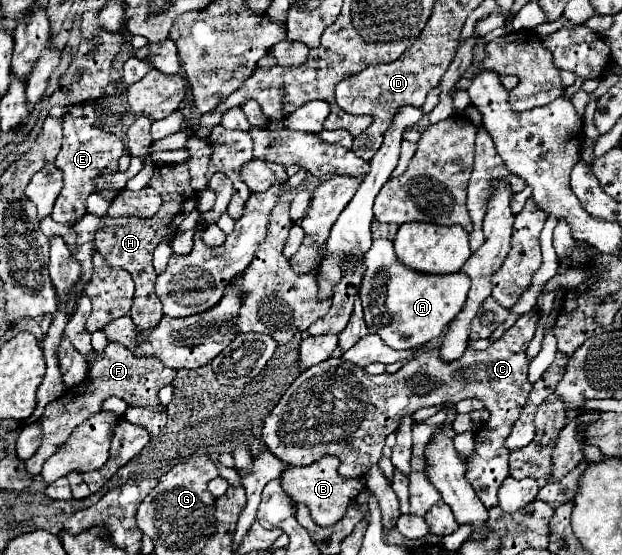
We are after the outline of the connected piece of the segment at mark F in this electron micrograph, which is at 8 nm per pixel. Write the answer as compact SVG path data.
M109 343L105 349L105 355L99 357L97 353L93 353L95 359L89 363L89 373L87 379L69 389L61 399L55 399L53 403L47 405L43 417L41 417L41 429L43 429L43 441L41 447L37 449L37 453L25 461L27 471L31 475L39 475L43 469L43 463L61 447L67 443L67 437L71 437L71 431L81 425L91 413L101 411L101 401L109 395L117 395L121 399L127 401L127 405L147 405L147 409L165 409L165 405L159 403L157 395L165 385L171 385L171 381L175 379L177 371L169 369L165 365L161 365L155 357L149 359L139 359L135 357L127 347L123 347L121 343Z

